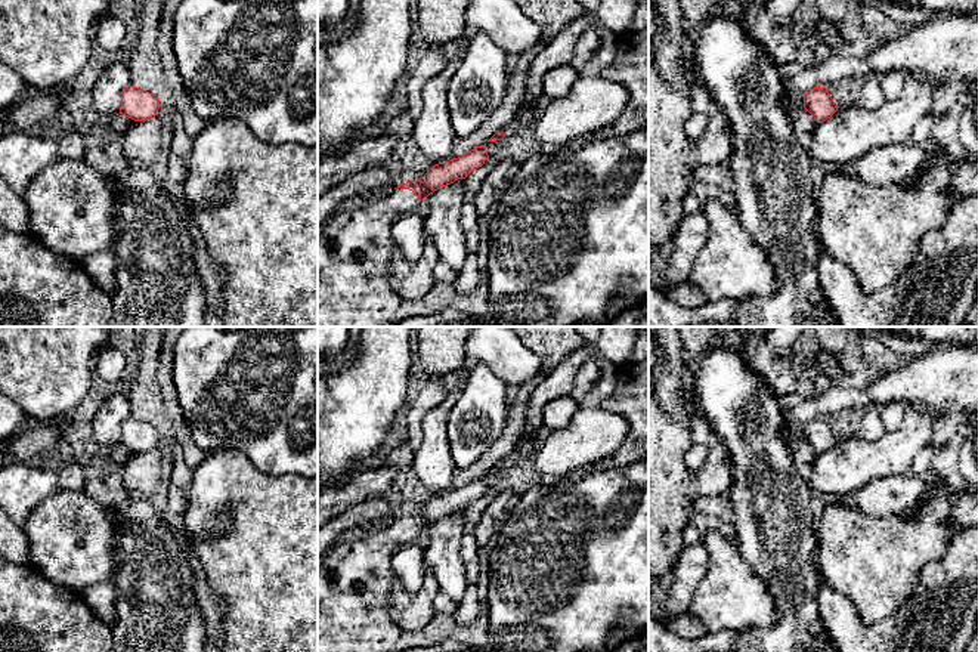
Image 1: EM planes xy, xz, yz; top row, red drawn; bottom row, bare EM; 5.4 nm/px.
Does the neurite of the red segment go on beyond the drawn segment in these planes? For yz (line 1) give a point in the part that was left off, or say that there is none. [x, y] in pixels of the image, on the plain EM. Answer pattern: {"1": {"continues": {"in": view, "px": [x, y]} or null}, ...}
{"1": {"continues": null}}

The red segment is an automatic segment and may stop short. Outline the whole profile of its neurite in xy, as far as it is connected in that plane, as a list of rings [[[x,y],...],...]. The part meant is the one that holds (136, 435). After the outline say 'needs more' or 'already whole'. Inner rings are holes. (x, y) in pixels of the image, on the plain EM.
[[[129,417],[121,427],[120,445],[134,452],[145,452],[154,449],[160,438],[160,430],[152,424]]]; already whole

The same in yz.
[[[814,418],[804,426],[804,439],[814,448],[817,454],[830,449],[836,442],[836,436],[826,418]]]; already whole

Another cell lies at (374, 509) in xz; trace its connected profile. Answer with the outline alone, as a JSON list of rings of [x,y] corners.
[[[381,497],[371,498],[360,507],[360,525],[365,526],[366,523],[369,523],[372,520],[384,519],[387,516],[393,516],[394,519],[397,519],[399,516],[406,515],[409,512],[411,510],[408,510],[408,509],[391,507]]]

